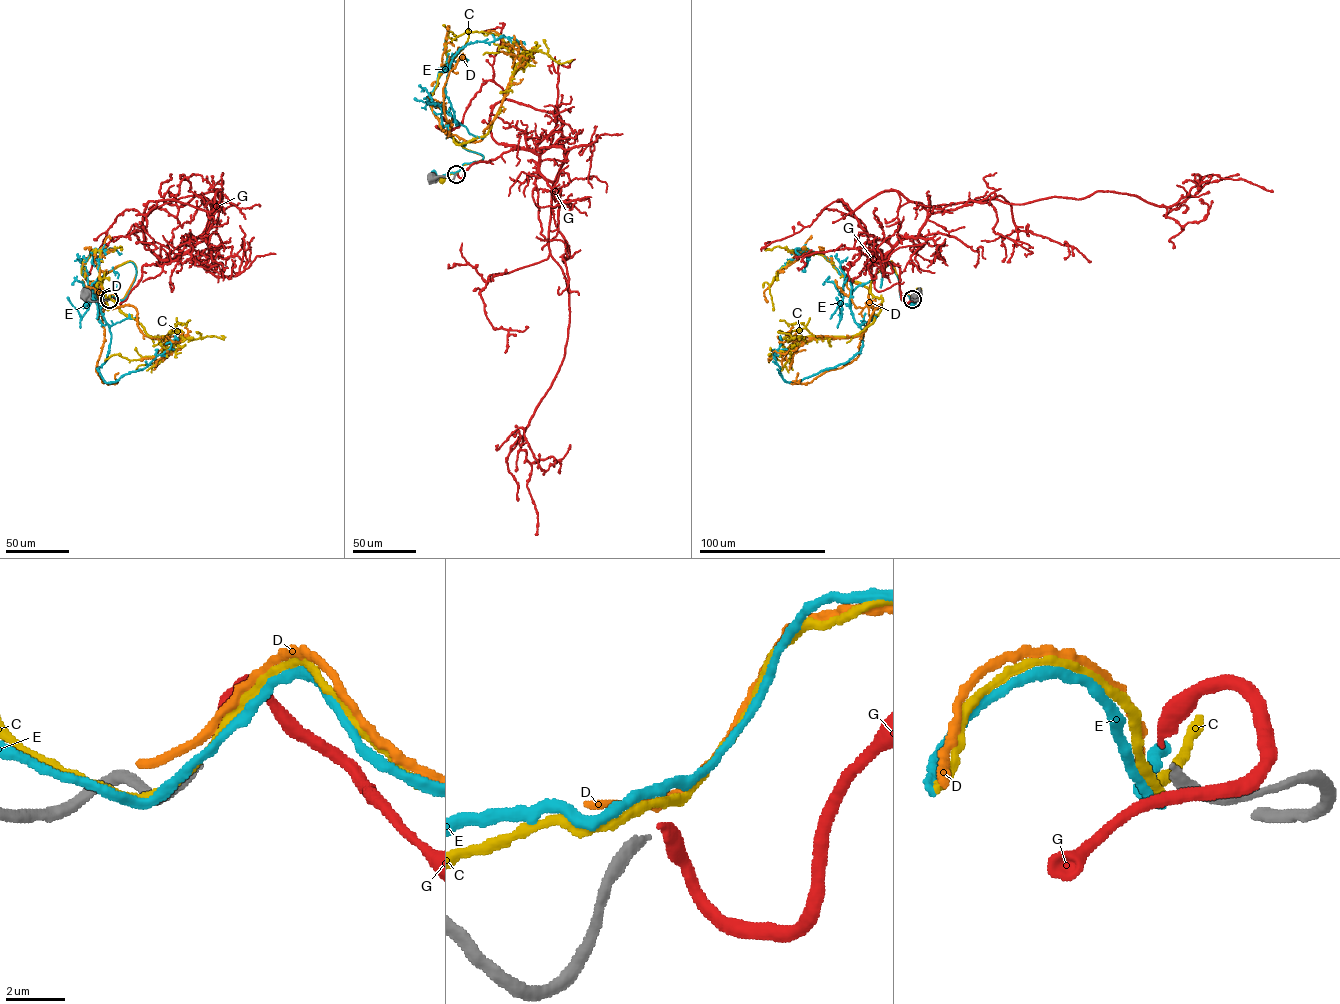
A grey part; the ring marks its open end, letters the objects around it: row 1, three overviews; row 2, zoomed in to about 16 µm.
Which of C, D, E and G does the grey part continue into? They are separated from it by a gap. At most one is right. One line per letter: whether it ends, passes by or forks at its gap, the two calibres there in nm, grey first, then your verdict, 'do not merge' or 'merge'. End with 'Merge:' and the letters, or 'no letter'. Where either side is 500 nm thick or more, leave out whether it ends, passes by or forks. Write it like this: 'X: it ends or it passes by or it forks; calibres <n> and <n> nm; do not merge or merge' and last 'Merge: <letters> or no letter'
C: it passes by; calibres 320 and 320 nm; do not merge
D: it passes by; calibres 320 and 300 nm; do not merge
E: it passes by; calibres 320 and 340 nm; do not merge
G: it ends; calibres 320 and 300 nm; merge
Merge: G

